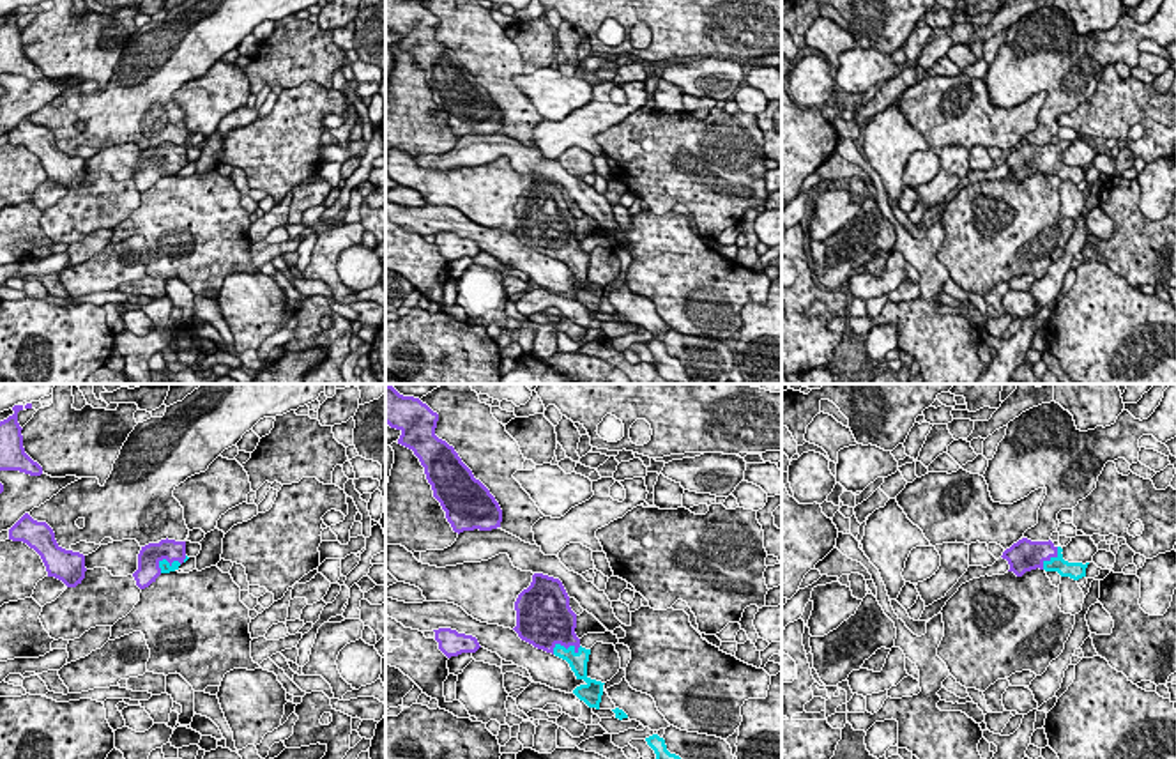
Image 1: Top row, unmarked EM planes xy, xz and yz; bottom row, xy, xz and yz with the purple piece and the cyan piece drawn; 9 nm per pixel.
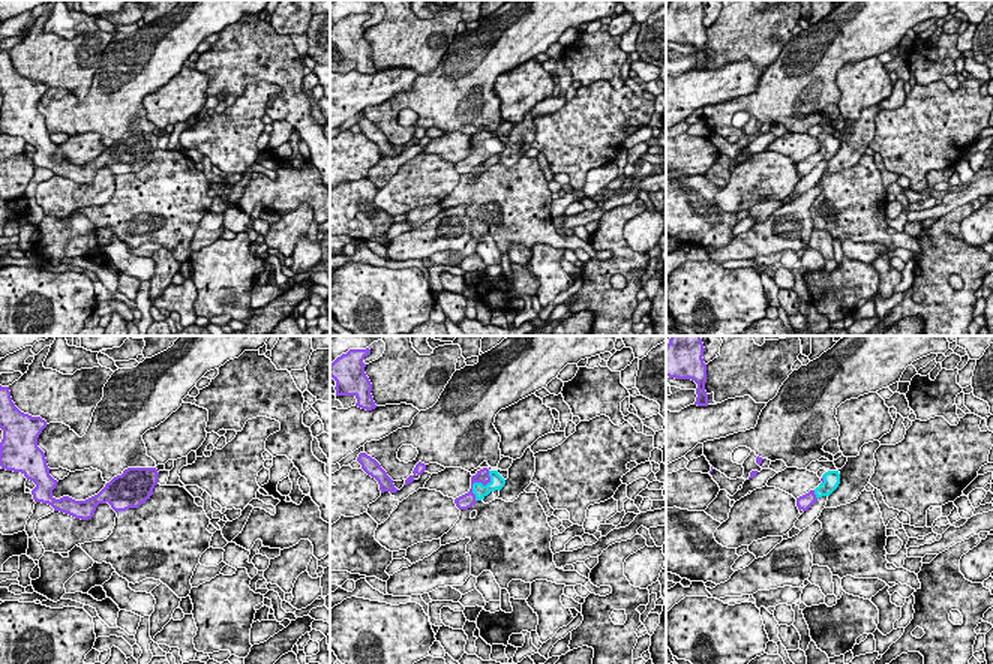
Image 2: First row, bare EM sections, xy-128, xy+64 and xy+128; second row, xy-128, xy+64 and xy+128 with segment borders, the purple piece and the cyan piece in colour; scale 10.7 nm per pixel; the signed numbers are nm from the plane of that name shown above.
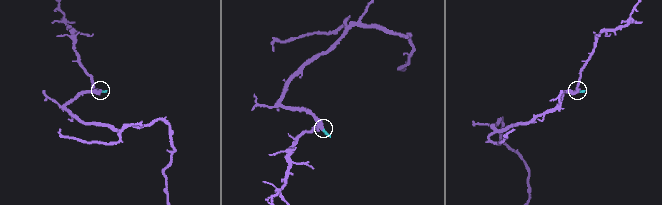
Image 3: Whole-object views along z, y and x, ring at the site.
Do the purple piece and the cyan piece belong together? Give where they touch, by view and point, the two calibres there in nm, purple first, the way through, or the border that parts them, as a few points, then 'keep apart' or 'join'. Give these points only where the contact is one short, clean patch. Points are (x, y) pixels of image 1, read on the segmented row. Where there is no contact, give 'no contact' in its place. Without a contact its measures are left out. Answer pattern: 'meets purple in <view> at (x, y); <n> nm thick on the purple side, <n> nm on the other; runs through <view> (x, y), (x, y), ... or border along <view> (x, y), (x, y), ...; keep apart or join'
meets purple in xz at (565, 646); 400 nm thick on the purple side, 160 nm on the other; join

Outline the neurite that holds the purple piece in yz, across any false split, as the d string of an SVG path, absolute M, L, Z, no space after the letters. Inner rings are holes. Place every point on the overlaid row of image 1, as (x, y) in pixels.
M1027 538L1019 540L1010 548L1003 552L1003 559L1008 561L1010 570L1017 577L1022 577L1031 570L1058 571L1061 577L1070 577L1079 580L1086 577L1086 568L1089 563L1068 563L1063 559L1063 548L1049 541L1031 541Z

